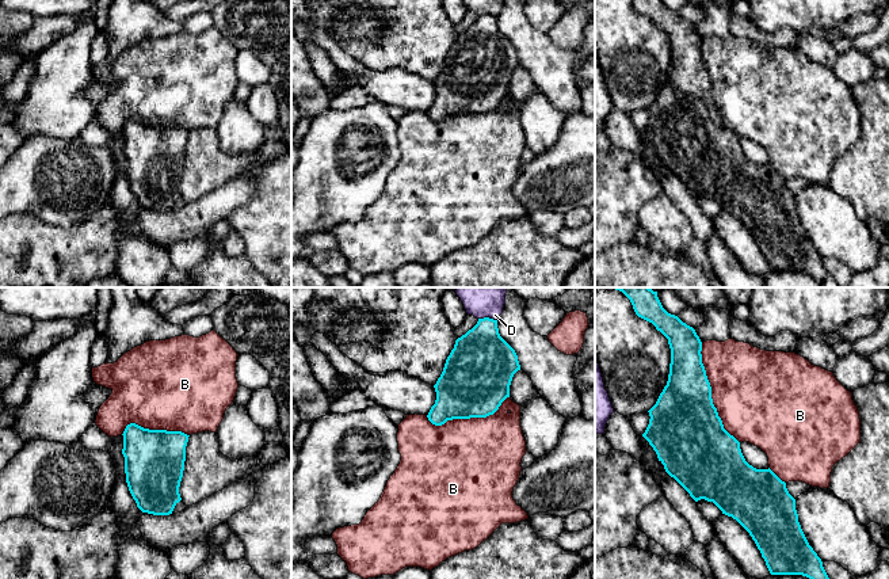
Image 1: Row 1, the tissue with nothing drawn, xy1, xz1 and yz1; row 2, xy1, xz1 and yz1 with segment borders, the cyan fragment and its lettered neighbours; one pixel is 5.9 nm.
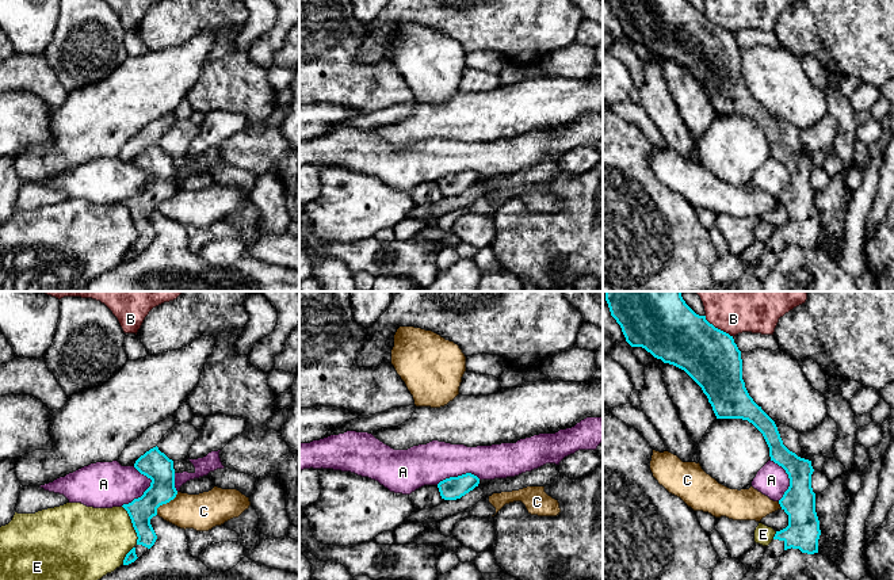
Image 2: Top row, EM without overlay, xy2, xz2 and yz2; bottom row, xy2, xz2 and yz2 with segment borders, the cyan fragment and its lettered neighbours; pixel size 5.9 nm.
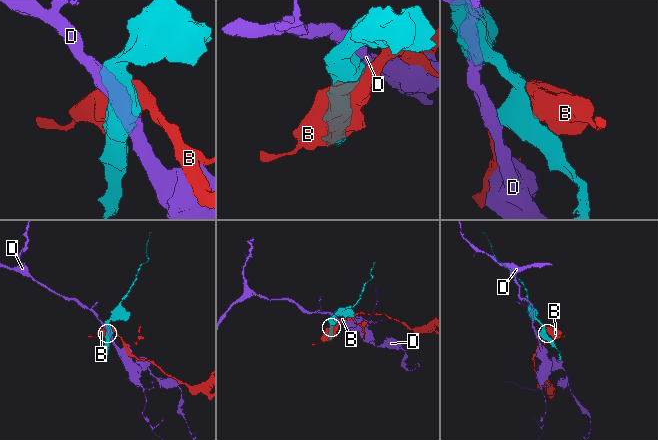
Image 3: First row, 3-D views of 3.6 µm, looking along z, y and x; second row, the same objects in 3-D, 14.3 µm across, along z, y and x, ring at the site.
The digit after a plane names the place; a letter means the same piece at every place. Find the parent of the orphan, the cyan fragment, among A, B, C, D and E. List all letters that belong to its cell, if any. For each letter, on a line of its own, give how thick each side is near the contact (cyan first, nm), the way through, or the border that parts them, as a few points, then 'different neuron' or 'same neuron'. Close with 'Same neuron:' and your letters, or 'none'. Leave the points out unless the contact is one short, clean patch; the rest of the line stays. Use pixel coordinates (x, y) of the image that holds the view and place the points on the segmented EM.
A: 170/280 nm | different neuron
B: 420/480 nm | different neuron
C: 170/220 nm | along xy2 (178, 492), (172, 499), (163, 503), (156, 514) | different neuron
D: 360/280 nm | along xz1 (479, 317), (492, 317), (496, 320) | different neuron
E: 150/400 nm | different neuron
Same neuron: none

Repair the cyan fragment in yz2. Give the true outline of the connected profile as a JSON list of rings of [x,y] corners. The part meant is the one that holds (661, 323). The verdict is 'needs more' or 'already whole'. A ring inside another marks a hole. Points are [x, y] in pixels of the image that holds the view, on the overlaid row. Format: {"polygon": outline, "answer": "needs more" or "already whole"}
{"polygon": [[[605,291],[605,301],[631,347],[642,347],[664,363],[684,370],[702,388],[717,419],[742,419],[752,423],[763,434],[771,461],[788,474],[790,486],[779,500],[788,515],[788,526],[776,531],[760,562],[750,568],[742,580],[768,580],[787,549],[818,553],[821,530],[811,488],[811,461],[798,457],[783,444],[775,421],[749,396],[742,379],[741,351],[733,336],[715,328],[706,316],[696,314],[683,299],[681,291]]], "answer": "needs more"}

